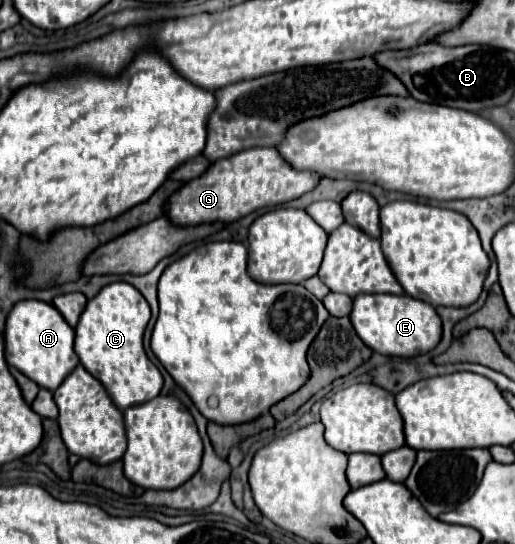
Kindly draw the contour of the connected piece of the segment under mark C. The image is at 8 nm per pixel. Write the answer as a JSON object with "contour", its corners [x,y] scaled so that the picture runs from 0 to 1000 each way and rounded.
{"contour":[[[219,518],[177,548],[146,603],[146,647],[165,673],[212,721],[219,743],[243,754],[297,735],[317,710],[317,691],[278,643],[278,610],[293,585],[285,551],[243,518]]]}

